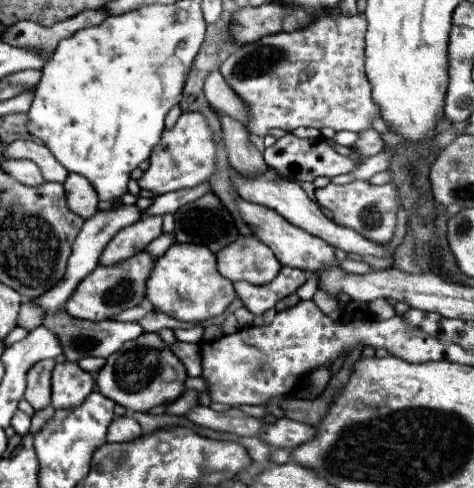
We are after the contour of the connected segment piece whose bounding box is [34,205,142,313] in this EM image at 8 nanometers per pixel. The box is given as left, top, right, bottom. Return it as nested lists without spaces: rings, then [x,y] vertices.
[[[116,205],[116,207],[108,207],[108,209],[98,209],[90,219],[86,219],[80,235],[76,237],[76,243],[72,247],[72,255],[68,259],[68,271],[64,275],[64,279],[60,283],[56,283],[56,287],[52,287],[52,291],[48,291],[48,295],[42,295],[40,299],[34,299],[40,307],[44,307],[48,313],[56,311],[58,307],[64,307],[64,303],[68,301],[68,297],[74,293],[74,289],[78,287],[78,283],[98,265],[100,255],[106,247],[106,243],[122,229],[128,227],[132,223],[136,223],[140,219],[140,211],[136,205]]]

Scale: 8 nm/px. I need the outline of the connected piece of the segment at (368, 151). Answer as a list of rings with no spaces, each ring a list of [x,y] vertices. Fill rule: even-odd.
[[[368,129],[368,131],[360,133],[360,139],[354,143],[354,147],[356,147],[362,155],[368,155],[368,157],[380,153],[380,151],[384,149],[384,145],[386,145],[386,143],[384,143],[382,135],[380,135],[378,131],[374,131],[374,129]]]

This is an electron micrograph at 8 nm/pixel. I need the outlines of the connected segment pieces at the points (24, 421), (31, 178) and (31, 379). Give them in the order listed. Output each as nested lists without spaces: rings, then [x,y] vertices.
[[[18,410],[11,420],[11,426],[15,429],[17,434],[24,436],[30,431],[31,417]]]
[[[8,159],[2,165],[6,171],[12,173],[12,177],[16,177],[24,185],[42,185],[44,183],[44,177],[42,177],[38,165],[30,159]]]
[[[46,359],[44,363],[36,363],[36,367],[32,367],[32,371],[28,371],[28,387],[26,387],[24,399],[36,411],[50,405],[50,391],[52,391],[50,379],[52,379],[54,365],[56,365],[54,359]]]

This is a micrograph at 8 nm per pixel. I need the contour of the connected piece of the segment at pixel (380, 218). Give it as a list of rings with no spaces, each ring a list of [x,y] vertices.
[[[358,181],[358,183],[346,183],[346,185],[326,185],[322,189],[316,189],[316,201],[326,207],[332,213],[332,219],[344,227],[354,227],[360,235],[366,235],[368,239],[374,239],[382,245],[390,243],[396,229],[398,209],[402,207],[402,199],[398,195],[398,187],[392,183],[386,185],[370,185],[370,181]]]

